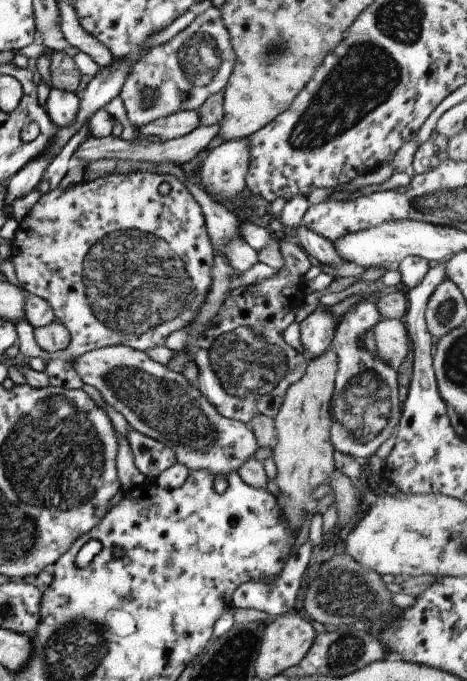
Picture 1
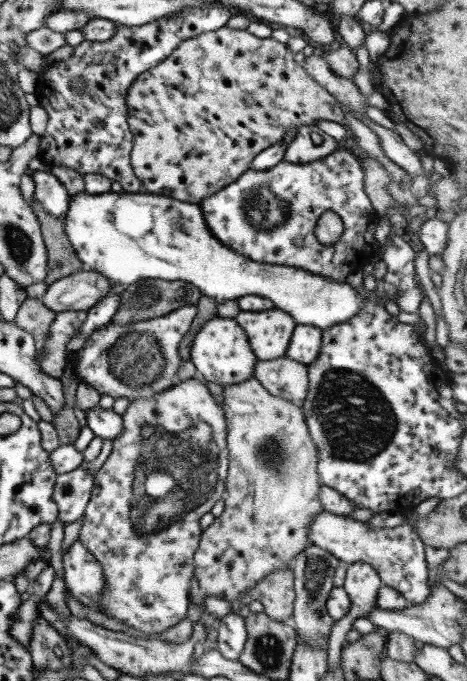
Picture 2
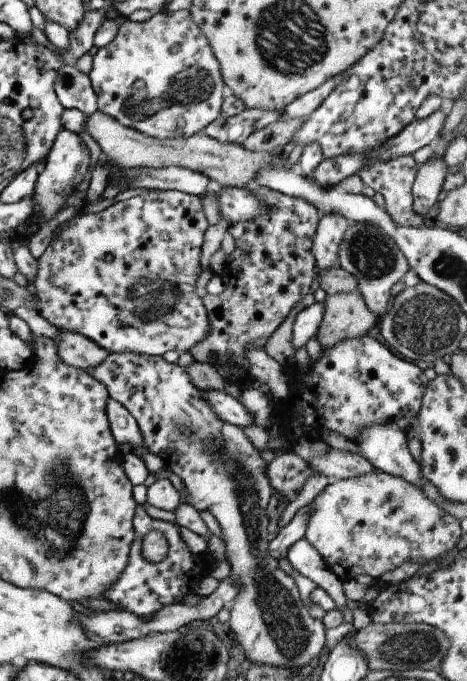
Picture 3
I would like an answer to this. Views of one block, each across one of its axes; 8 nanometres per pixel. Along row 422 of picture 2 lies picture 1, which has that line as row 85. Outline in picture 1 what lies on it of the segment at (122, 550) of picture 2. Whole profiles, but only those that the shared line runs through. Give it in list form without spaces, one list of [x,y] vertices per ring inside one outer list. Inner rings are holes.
[[[205,5],[196,19],[174,38],[150,48],[131,66],[120,98],[130,124],[137,130],[148,122],[176,112],[198,111],[210,96],[223,93],[236,64],[232,40],[219,8]]]

